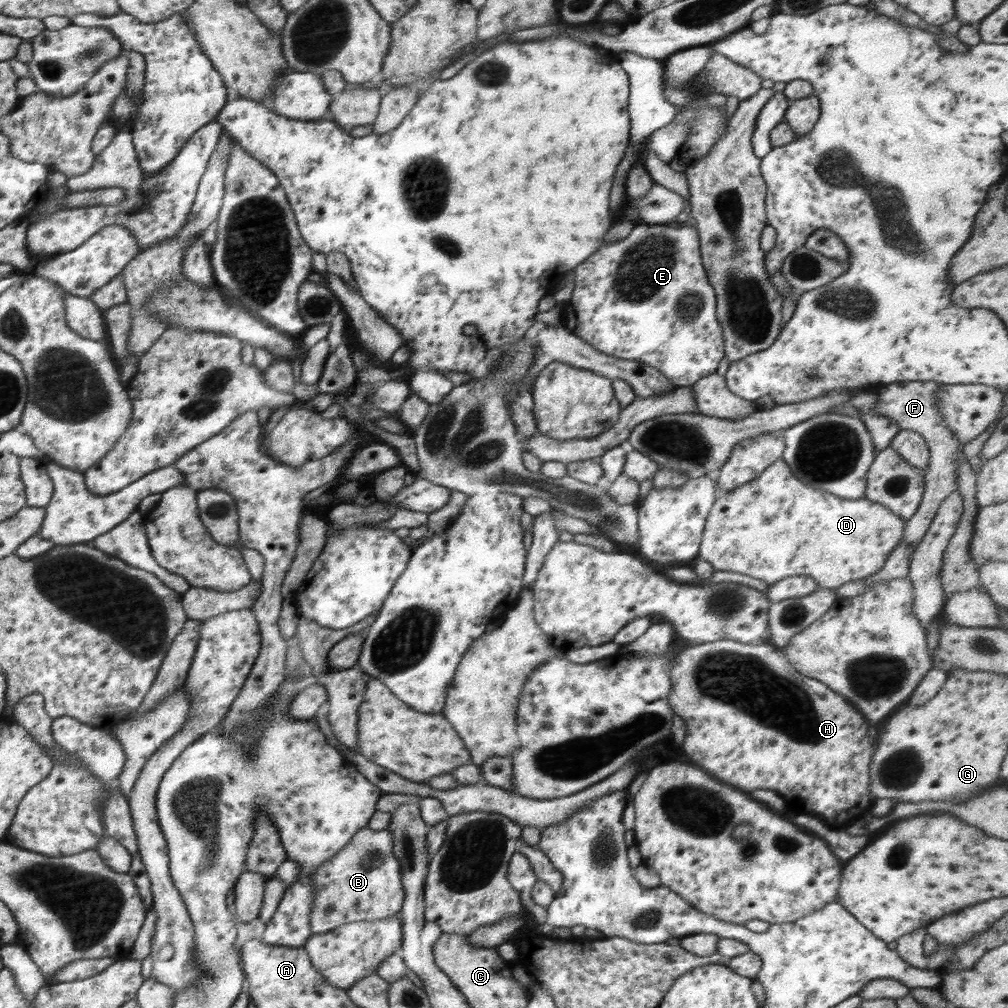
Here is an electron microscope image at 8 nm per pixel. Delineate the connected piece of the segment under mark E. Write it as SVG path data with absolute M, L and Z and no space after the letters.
M662 223L655 225L636 225L626 238L614 242L604 243L594 254L590 255L582 264L573 268L576 273L575 287L570 300L563 303L565 328L570 333L579 336L586 343L604 354L614 355L624 360L635 360L646 363L659 370L672 384L680 387L690 387L700 378L712 374L718 368L720 360L725 356L723 330L716 314L716 293L703 267L698 231L692 226Z

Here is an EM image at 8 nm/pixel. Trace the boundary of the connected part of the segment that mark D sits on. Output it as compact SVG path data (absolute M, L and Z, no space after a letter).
M778 459L768 466L767 469L764 469L762 474L759 474L755 480L746 482L743 486L738 486L737 488L734 488L734 490L730 490L724 497L714 501L714 505L709 511L705 523L701 546L699 547L697 557L708 561L715 570L727 570L730 572L738 572L738 574L746 574L746 576L758 578L758 580L762 580L768 585L774 584L789 576L806 575L812 577L820 588L824 587L836 590L843 584L866 578L867 576L874 574L877 570L880 570L887 561L888 556L890 556L890 554L902 543L905 522L904 519L899 518L896 514L887 510L882 504L872 502L865 497L858 500L839 498L834 494L814 489L806 483L800 482L800 480L792 474L790 467L784 462L784 459Z

